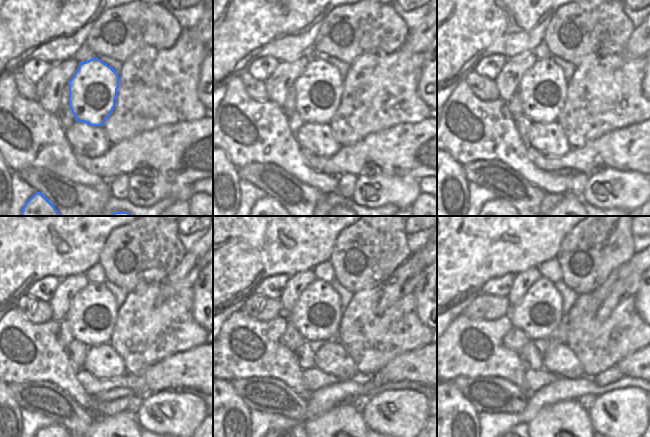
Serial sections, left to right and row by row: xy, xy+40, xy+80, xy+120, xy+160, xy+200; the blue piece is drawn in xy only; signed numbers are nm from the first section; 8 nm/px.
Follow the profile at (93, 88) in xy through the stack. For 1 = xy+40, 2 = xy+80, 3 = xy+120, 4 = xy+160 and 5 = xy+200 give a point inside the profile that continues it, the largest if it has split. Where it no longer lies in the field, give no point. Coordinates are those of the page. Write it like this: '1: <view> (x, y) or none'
1: xy+40 (318, 90)
2: xy+80 (543, 88)
3: xy+120 (92, 315)
4: xy+160 (316, 315)
5: xy+200 (539, 312)

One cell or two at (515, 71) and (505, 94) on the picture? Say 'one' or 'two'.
one

